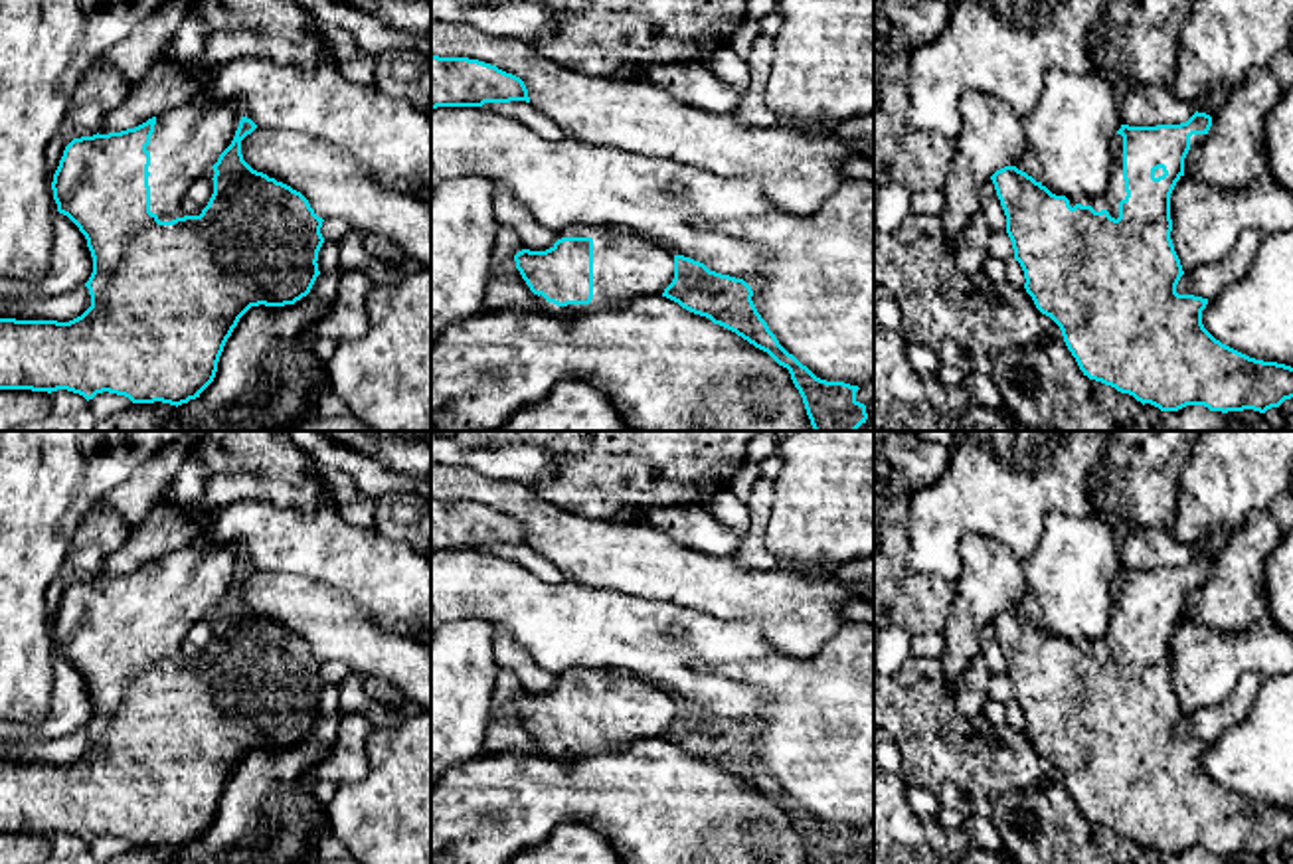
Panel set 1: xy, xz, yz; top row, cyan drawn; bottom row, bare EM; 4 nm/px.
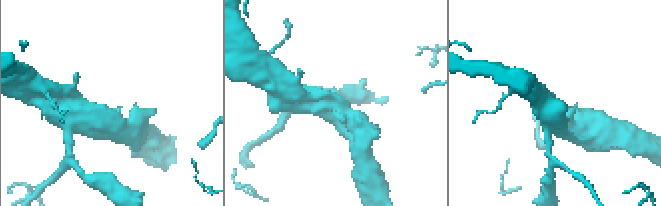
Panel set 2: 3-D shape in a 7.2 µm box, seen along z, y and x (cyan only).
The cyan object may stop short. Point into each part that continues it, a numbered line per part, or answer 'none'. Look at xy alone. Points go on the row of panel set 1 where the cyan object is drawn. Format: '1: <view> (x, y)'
1: xy (188, 139)

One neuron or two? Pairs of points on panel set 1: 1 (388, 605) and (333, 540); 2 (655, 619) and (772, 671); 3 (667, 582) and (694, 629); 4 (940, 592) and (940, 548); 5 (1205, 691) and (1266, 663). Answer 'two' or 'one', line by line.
1: one
2: two
3: two
4: two
5: one

